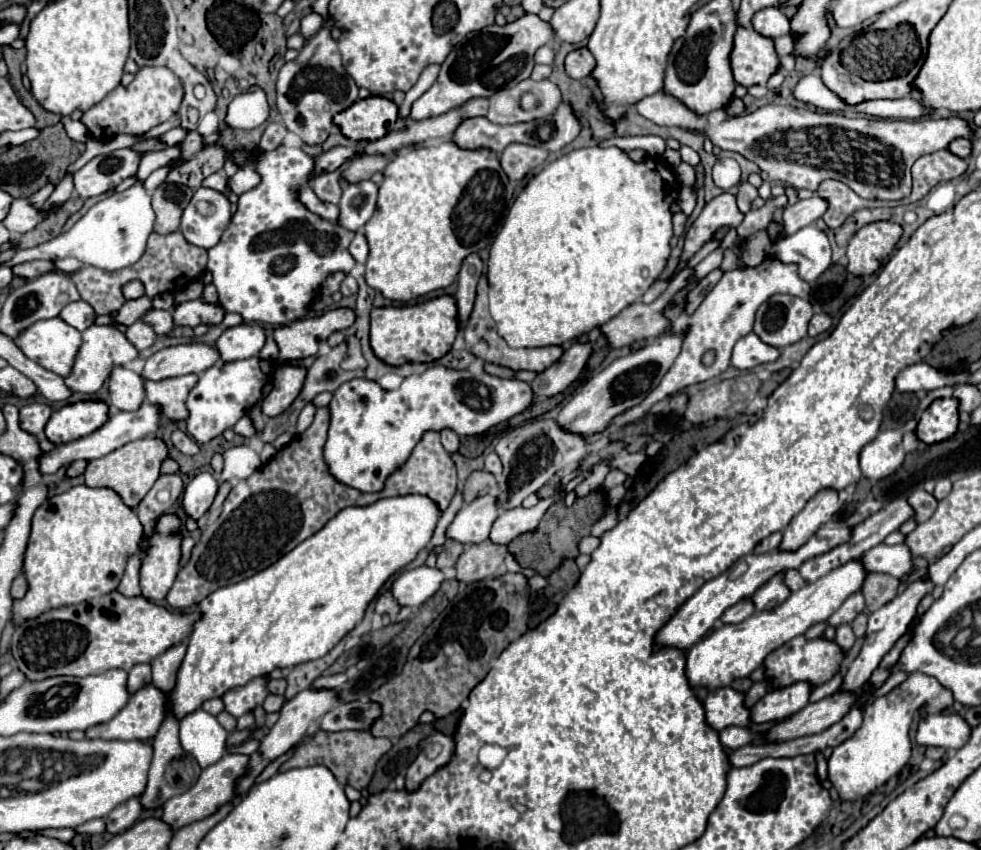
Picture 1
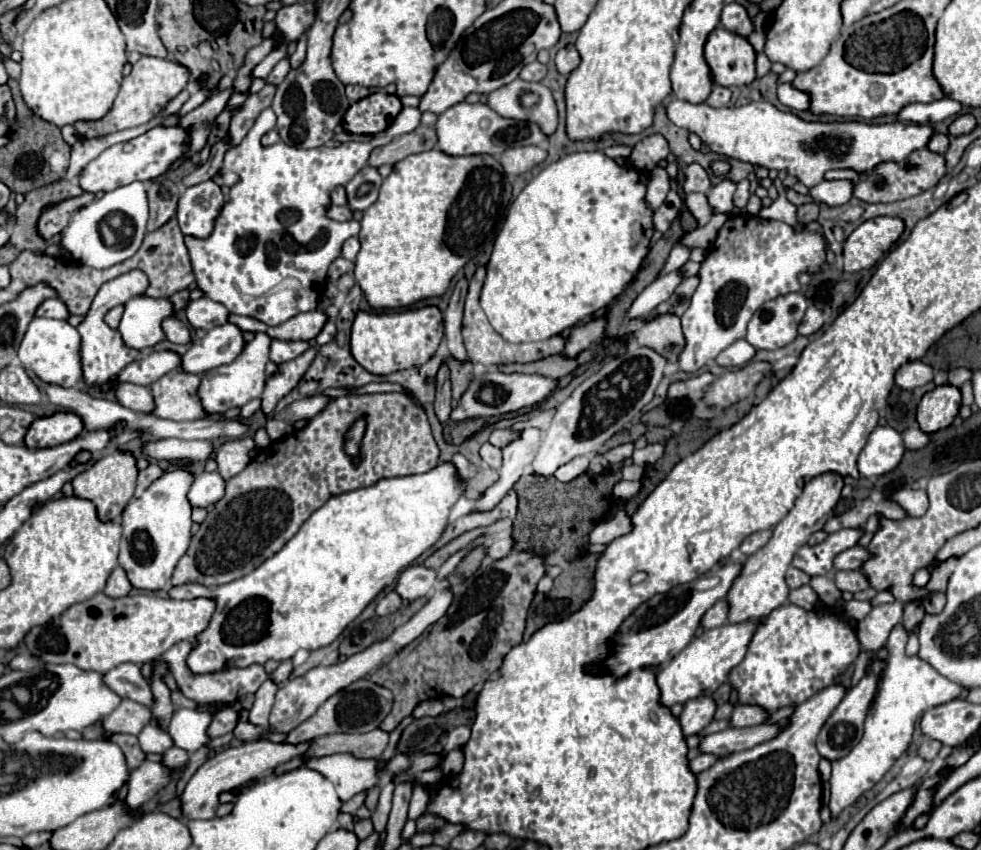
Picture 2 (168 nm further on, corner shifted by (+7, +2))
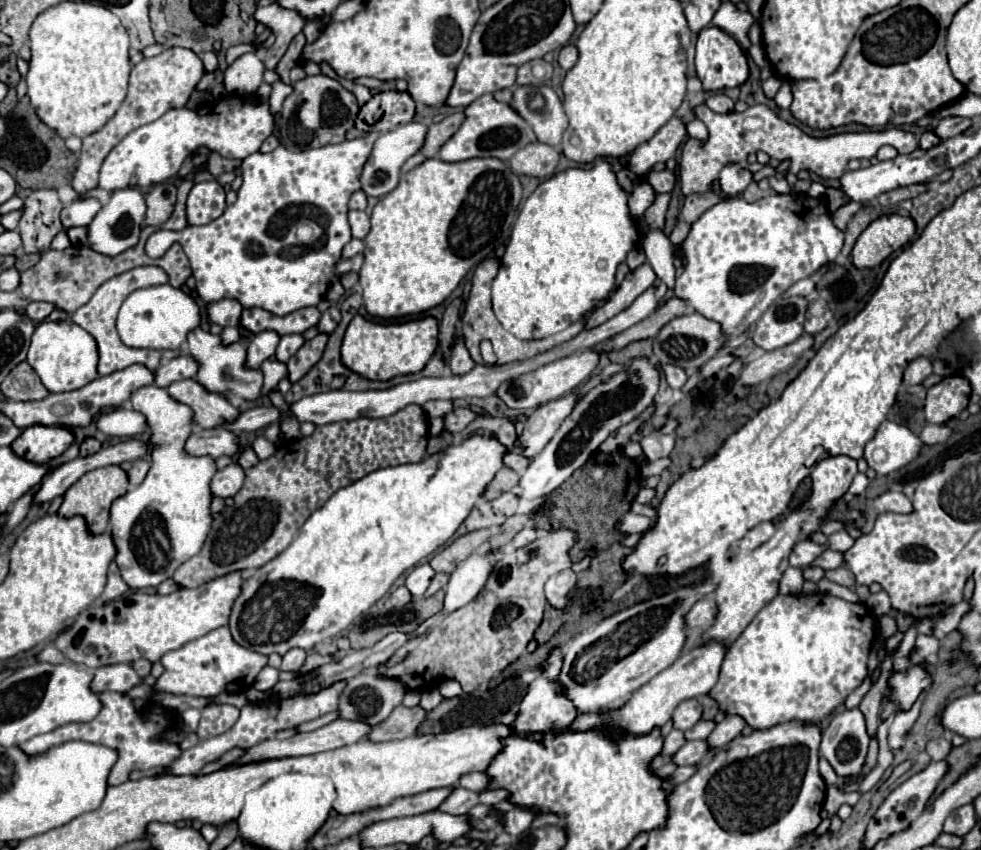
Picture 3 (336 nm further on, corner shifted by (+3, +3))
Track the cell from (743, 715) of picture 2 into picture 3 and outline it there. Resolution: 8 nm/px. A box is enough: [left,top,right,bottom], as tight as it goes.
[709,714,747,748]

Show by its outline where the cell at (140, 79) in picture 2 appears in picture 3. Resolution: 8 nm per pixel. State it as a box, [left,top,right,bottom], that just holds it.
[71,48,203,194]

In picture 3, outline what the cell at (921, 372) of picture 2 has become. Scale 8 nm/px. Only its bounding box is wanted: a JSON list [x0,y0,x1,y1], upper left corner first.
[903,358,933,386]

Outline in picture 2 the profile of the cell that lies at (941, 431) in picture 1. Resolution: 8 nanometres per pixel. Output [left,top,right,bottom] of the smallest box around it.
[917,385,961,433]

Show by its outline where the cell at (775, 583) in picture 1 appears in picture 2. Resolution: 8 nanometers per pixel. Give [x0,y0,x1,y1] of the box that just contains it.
[727,473,843,623]

